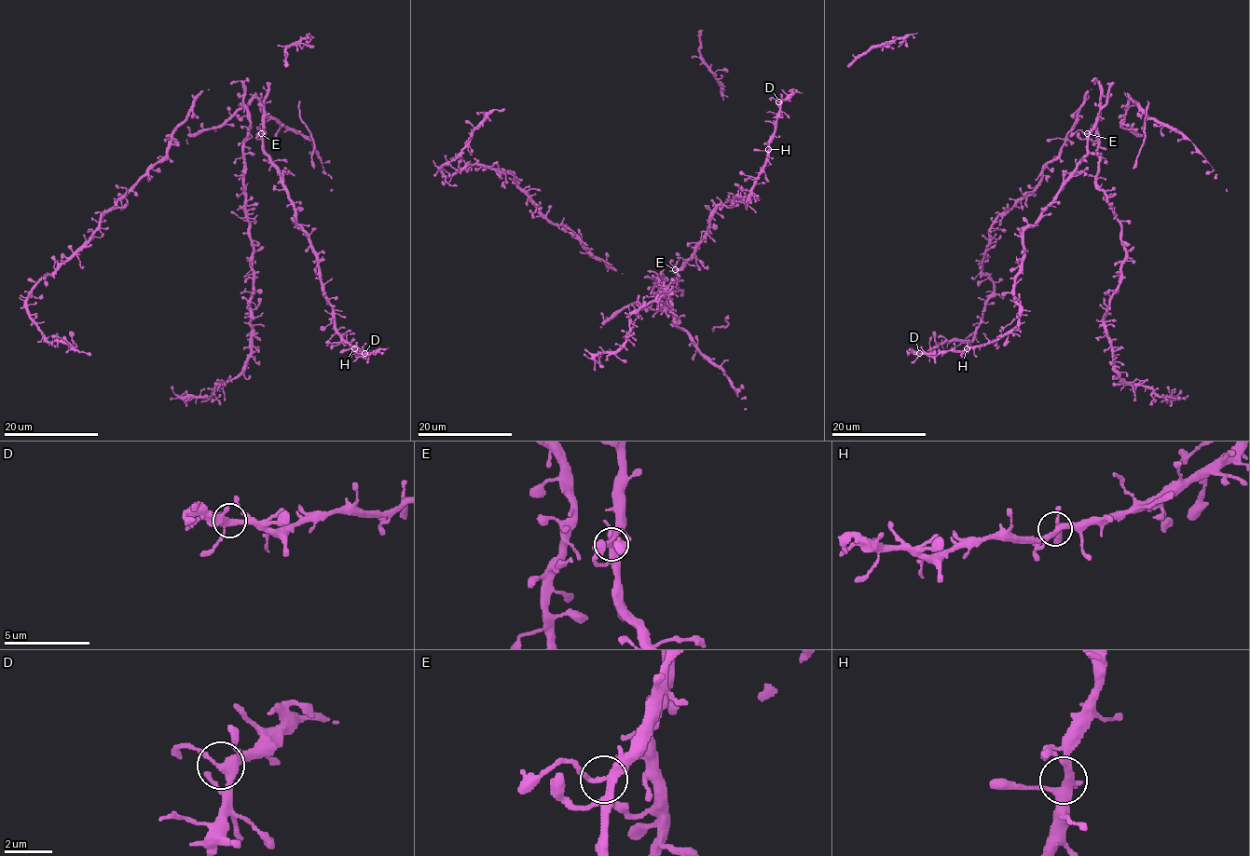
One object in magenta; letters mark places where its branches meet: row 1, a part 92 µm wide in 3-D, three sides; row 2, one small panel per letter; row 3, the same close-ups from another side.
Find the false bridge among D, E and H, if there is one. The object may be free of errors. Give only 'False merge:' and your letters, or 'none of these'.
False merge: E

